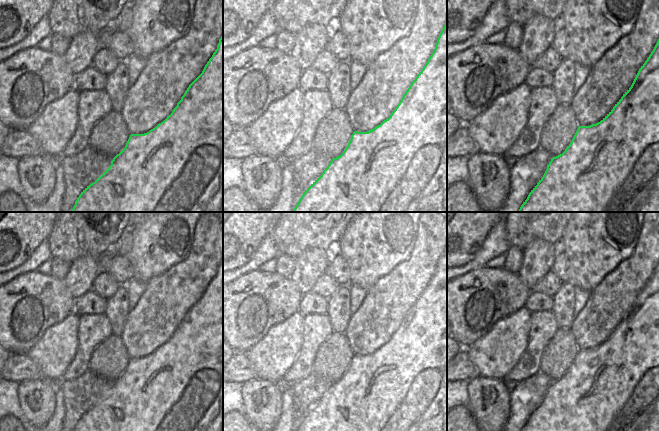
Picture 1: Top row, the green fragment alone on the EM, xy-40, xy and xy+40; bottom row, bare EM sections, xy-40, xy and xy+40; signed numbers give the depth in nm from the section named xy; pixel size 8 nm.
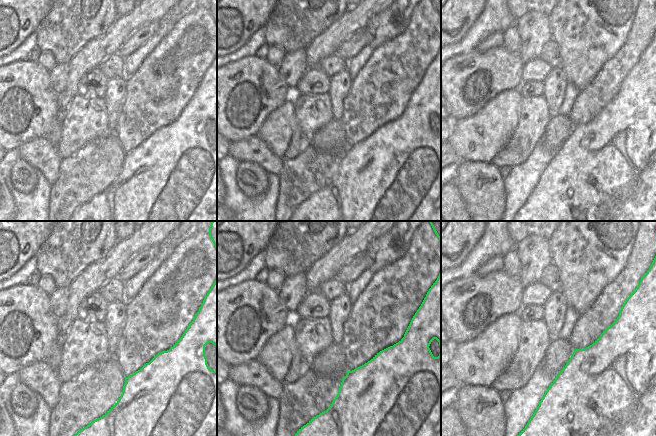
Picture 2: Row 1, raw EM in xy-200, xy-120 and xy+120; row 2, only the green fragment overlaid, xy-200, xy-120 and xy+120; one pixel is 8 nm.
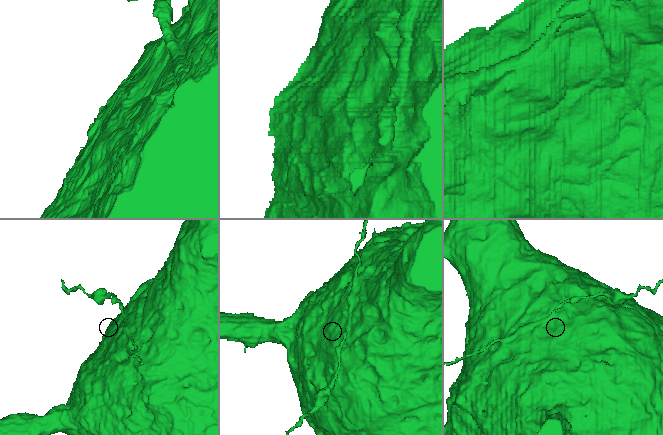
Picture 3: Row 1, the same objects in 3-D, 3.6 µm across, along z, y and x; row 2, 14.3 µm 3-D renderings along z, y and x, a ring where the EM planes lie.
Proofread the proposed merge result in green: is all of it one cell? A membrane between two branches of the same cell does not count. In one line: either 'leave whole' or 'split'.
split

